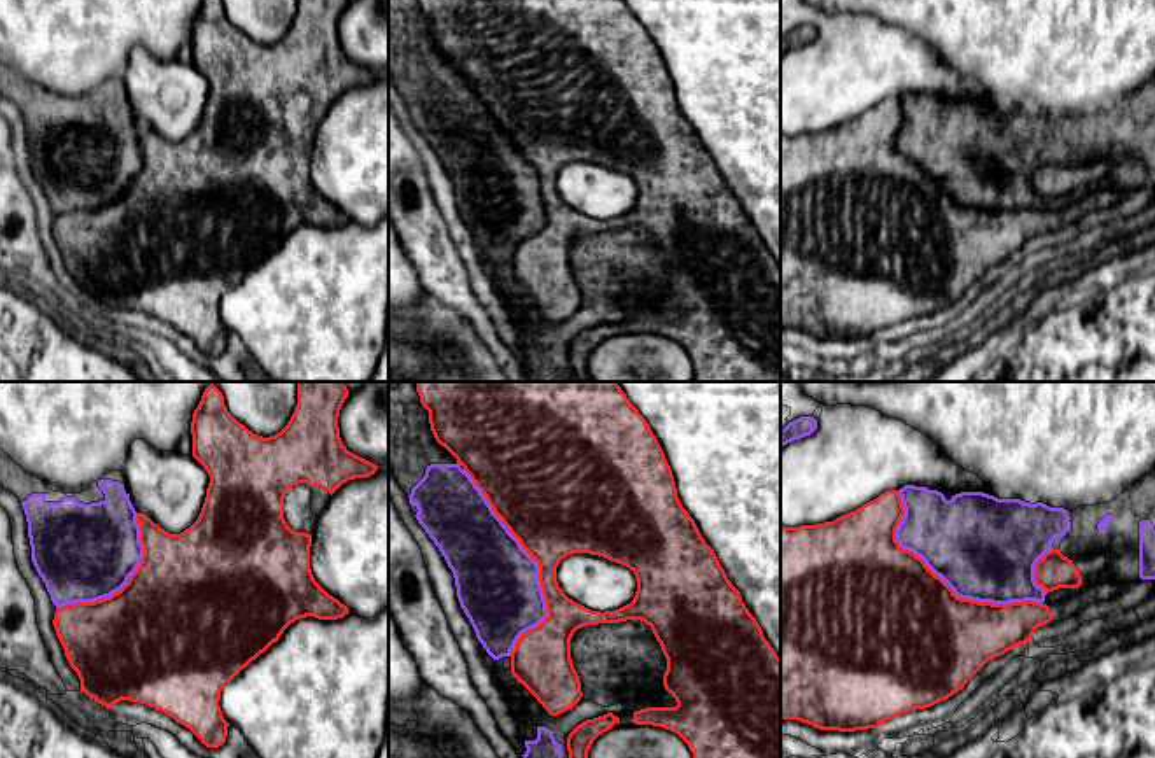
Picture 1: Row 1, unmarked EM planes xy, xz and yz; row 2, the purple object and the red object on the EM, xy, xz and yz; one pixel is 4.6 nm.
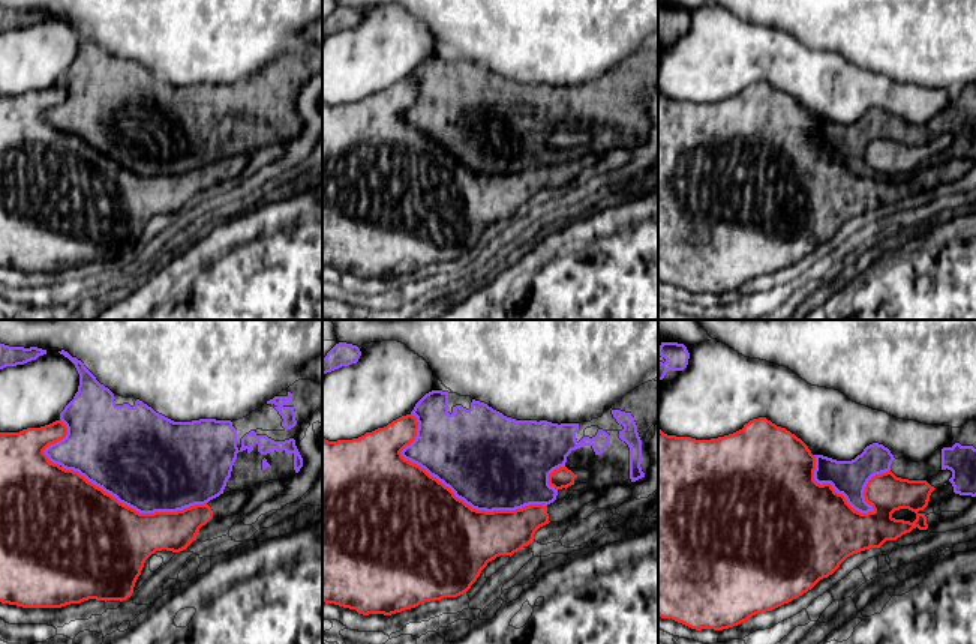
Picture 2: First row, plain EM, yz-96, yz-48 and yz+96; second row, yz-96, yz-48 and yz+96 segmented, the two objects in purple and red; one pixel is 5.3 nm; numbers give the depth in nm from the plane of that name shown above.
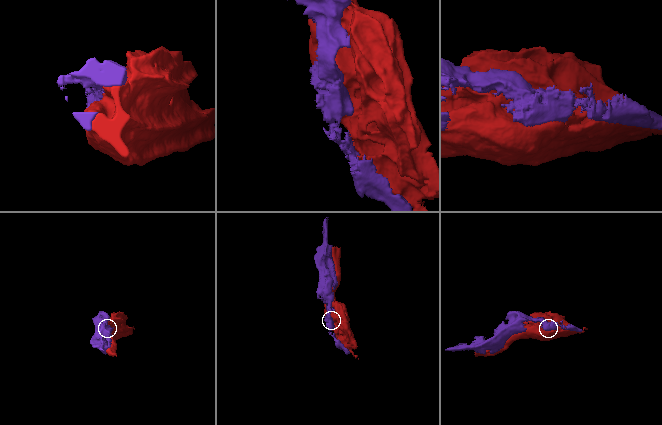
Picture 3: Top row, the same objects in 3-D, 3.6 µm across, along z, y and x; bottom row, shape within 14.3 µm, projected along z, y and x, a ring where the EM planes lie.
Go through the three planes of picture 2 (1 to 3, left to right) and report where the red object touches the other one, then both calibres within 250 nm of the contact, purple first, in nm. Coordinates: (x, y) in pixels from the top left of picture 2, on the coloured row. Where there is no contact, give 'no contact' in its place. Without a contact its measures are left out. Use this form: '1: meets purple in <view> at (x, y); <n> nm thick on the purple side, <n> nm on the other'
1: meets purple in yz-96 at (134, 508); 500 nm thick on the purple side, 480 nm on the other
2: meets purple in yz-48 at (453, 491); 500 nm thick on the purple side, 480 nm on the other
3: meets purple in yz+96 at (834, 488); 190 nm thick on the purple side, 480 nm on the other

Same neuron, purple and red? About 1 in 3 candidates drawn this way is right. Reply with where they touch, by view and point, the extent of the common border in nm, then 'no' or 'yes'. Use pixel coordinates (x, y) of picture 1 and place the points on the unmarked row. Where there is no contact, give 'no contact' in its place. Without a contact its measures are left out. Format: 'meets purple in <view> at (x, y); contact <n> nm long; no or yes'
meets purple in yz at (944, 188); contact 850 nm long; no

